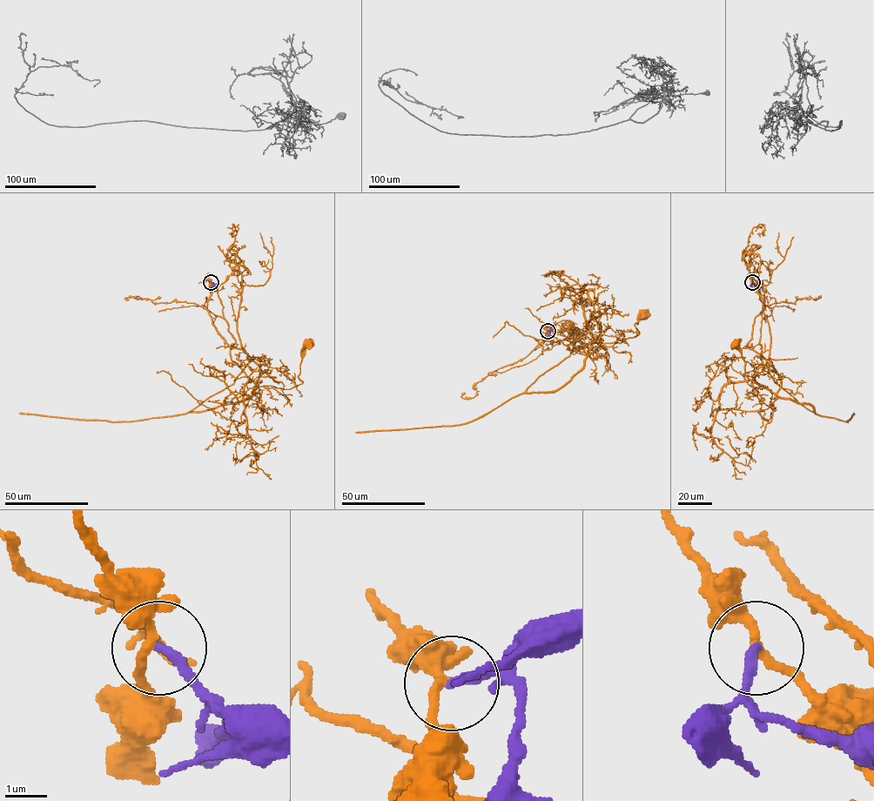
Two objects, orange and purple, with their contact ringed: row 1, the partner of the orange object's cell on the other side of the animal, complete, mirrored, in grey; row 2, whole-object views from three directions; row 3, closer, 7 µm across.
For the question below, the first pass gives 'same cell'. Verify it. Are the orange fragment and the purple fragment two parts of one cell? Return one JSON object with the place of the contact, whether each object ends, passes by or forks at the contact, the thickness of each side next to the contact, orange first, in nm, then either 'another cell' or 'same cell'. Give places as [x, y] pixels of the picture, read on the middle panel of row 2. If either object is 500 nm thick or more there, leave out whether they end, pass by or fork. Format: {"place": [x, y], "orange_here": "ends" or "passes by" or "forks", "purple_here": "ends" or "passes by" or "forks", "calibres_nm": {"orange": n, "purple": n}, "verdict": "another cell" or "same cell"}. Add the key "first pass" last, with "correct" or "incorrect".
{"place": [547, 331], "orange_here": "passes by", "purple_here": "ends", "calibres_nm": {"orange": 240, "purple": 240}, "verdict": "another cell", "first pass": "incorrect"}

